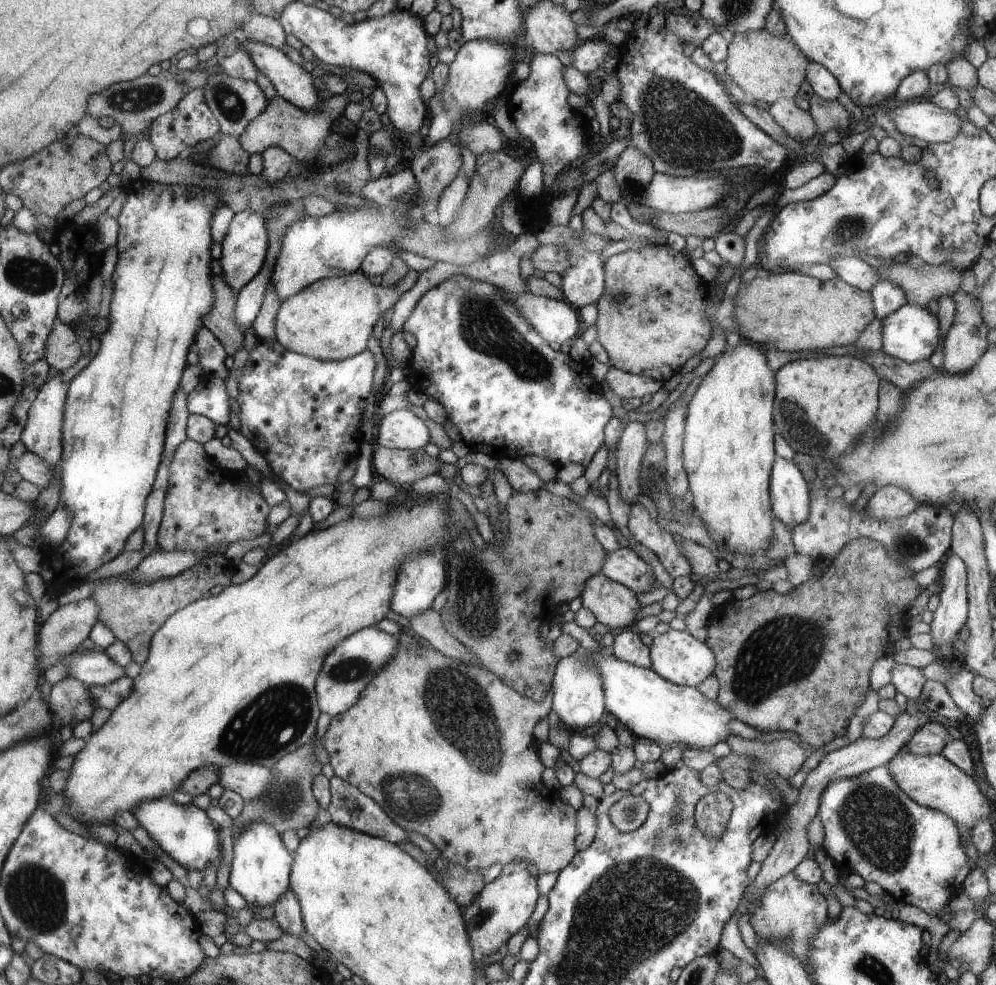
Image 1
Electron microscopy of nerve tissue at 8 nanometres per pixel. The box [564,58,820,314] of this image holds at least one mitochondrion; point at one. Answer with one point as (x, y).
(683, 130)

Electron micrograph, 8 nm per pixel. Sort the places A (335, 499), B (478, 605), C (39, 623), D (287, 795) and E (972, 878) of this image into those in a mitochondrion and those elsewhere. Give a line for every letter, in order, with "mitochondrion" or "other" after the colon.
A: other
B: mitochondrion
C: other
D: mitochondrion
E: other

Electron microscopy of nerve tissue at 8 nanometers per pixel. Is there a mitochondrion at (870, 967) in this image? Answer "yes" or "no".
yes

